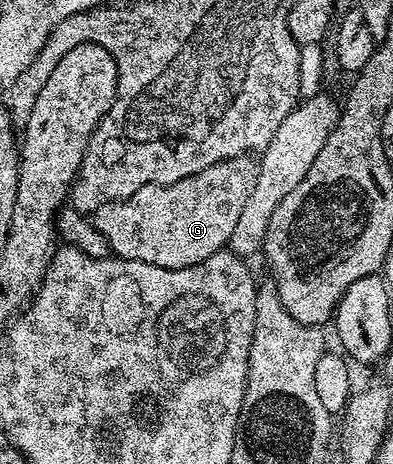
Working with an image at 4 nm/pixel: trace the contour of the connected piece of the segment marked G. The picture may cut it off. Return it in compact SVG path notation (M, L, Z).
M246 153L219 161L203 169L203 173L183 177L183 181L167 185L143 185L143 189L131 193L131 197L103 205L98 211L92 212L91 218L99 233L107 237L110 252L117 259L138 259L163 269L183 269L199 265L228 244L235 233L239 213L243 213L243 205L247 205L247 197L251 197L251 189L255 189L255 181L259 181L259 162L252 154Z

